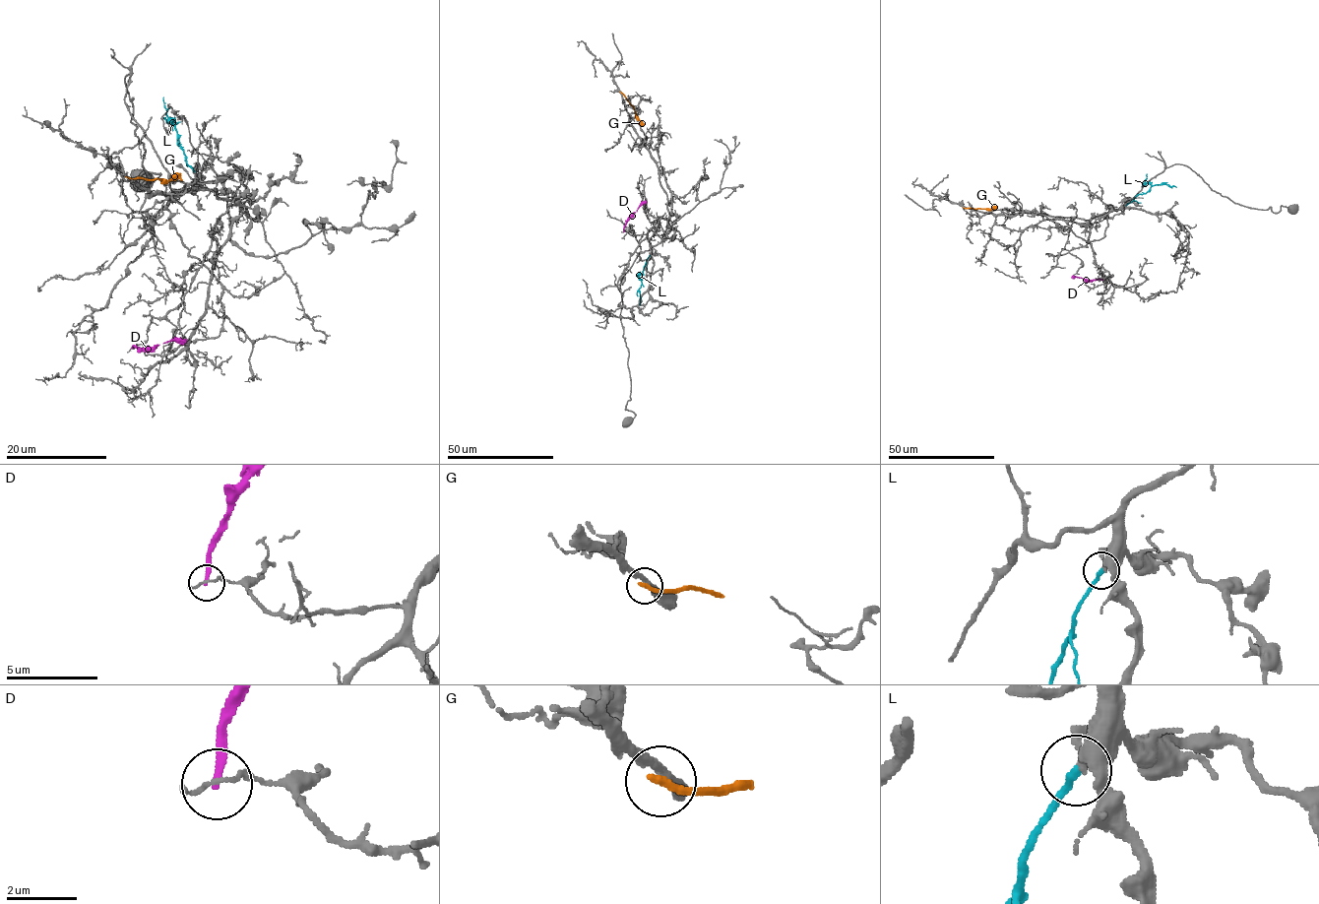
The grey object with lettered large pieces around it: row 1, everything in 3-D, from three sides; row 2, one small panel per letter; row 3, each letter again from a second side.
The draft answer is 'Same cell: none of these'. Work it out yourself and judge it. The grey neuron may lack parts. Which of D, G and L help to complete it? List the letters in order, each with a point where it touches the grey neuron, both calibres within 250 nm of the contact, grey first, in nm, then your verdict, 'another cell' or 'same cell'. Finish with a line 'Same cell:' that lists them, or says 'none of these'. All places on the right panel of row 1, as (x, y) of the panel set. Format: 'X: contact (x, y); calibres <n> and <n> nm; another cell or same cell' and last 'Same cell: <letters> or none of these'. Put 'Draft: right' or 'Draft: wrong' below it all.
D: contact (1102, 280); calibres 100 and 240 nm; another cell
G: contact (964, 208); calibres 400 and 280 nm; another cell
L: contact (1126, 205); calibres 280 and 200 nm; same cell
Same cell: L
Draft: wrong

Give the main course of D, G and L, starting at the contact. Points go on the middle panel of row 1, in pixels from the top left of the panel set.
D: (623, 231), (627, 219), (645, 200)
G: (621, 93), (643, 125)
L: (649, 255), (639, 289), (640, 305)

